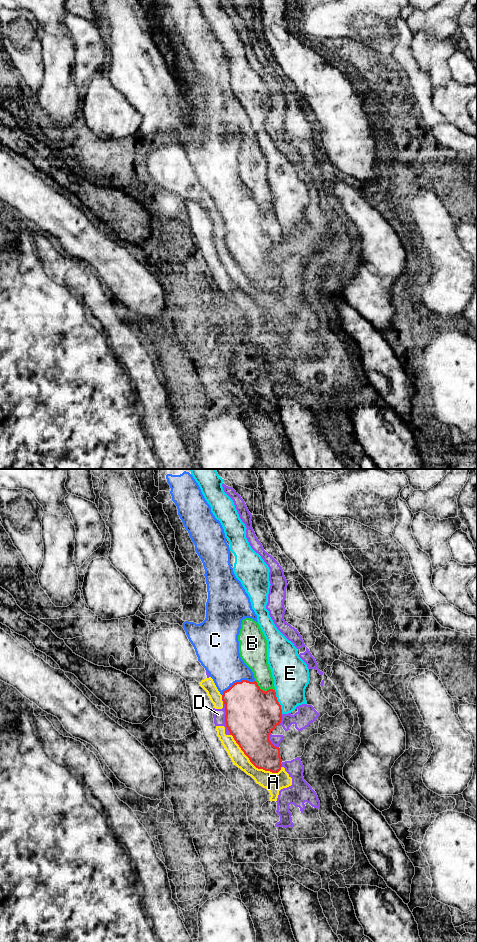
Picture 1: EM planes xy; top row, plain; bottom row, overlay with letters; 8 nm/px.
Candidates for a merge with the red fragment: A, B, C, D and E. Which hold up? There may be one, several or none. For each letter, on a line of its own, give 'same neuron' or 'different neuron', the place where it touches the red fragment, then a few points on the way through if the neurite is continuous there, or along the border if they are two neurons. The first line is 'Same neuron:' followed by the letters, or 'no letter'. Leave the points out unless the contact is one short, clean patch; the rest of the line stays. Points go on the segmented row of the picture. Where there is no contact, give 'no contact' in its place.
Same neuron: C
A: different neuron | xy (252, 763)
B: different neuron | xy (264, 691)
C: same neuron | xy (237, 682)
D: different neuron | xy (225, 717)
E: different neuron | xy (278, 702)

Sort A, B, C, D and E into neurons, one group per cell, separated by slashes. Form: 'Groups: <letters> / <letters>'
Groups: A D / B / C / E

